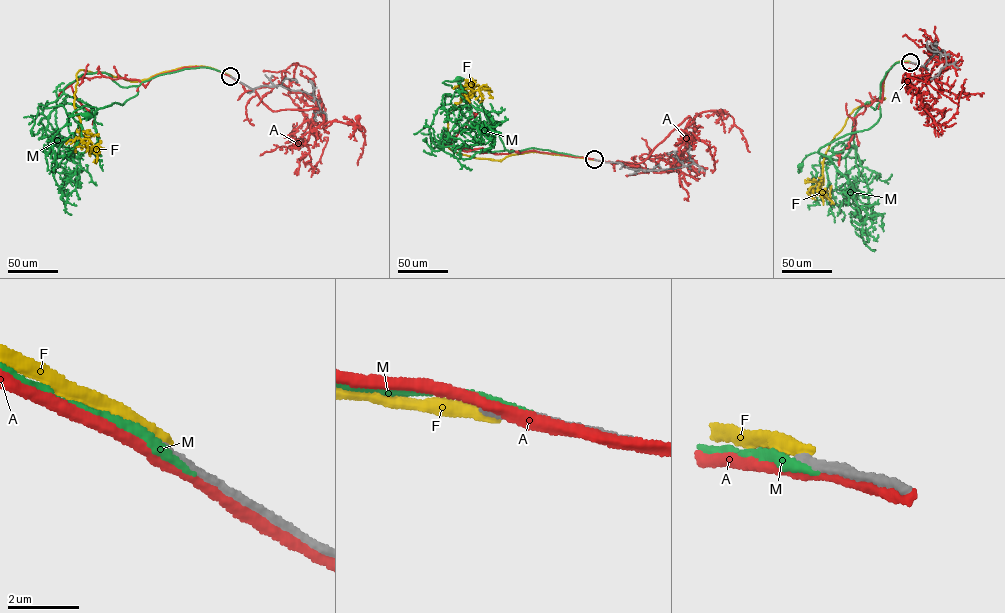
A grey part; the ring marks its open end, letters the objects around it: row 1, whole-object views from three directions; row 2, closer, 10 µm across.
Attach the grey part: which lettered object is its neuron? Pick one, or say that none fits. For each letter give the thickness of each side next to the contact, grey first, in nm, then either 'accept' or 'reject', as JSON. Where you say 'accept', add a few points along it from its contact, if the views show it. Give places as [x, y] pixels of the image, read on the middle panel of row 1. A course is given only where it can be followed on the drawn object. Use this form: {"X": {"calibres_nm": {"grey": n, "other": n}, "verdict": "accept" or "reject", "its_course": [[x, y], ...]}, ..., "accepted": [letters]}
{"A": {"calibres_nm": {"grey": 240, "other": 320}, "verdict": "reject"}, "F": {"calibres_nm": {"grey": 300, "other": 400}, "verdict": "reject"}, "M": {"calibres_nm": {"grey": 360, "other": 260}, "verdict": "reject"}, "accepted": []}

